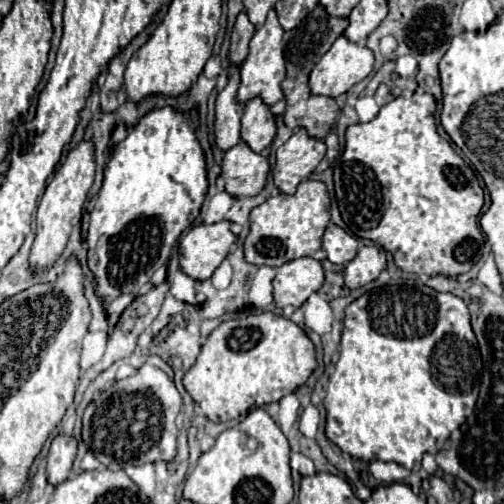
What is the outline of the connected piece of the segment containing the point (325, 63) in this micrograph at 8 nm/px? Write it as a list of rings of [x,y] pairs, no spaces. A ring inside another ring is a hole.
[[[340,35],[330,51],[314,65],[310,73],[310,89],[316,95],[338,97],[352,85],[366,79],[374,69],[374,53],[366,45],[358,45]]]

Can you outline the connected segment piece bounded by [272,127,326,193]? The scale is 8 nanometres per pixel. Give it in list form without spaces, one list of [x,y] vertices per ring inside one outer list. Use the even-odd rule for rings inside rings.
[[[298,129],[278,151],[276,167],[272,169],[274,183],[284,193],[294,193],[298,183],[306,179],[326,155],[326,143],[314,139],[306,129]]]

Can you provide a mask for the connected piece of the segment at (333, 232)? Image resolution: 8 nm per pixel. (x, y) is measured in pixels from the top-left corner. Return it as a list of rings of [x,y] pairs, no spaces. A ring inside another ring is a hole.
[[[330,223],[326,227],[326,233],[324,233],[322,249],[328,253],[328,259],[332,263],[344,265],[344,263],[348,263],[348,261],[352,261],[356,257],[358,241],[354,237],[350,237],[342,227]]]

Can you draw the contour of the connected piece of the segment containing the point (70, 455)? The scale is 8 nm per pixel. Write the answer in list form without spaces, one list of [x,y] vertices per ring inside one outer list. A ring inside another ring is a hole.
[[[56,435],[48,451],[48,483],[58,485],[66,481],[74,457],[76,457],[76,439],[70,435]]]

